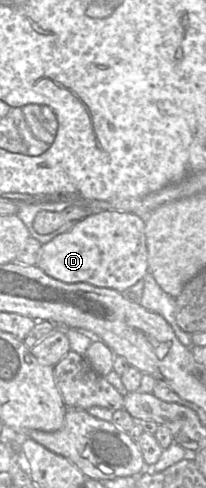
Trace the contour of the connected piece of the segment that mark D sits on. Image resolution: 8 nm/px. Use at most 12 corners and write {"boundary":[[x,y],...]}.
{"boundary":[[90,213],[36,266],[121,293],[148,272],[145,220]]}

